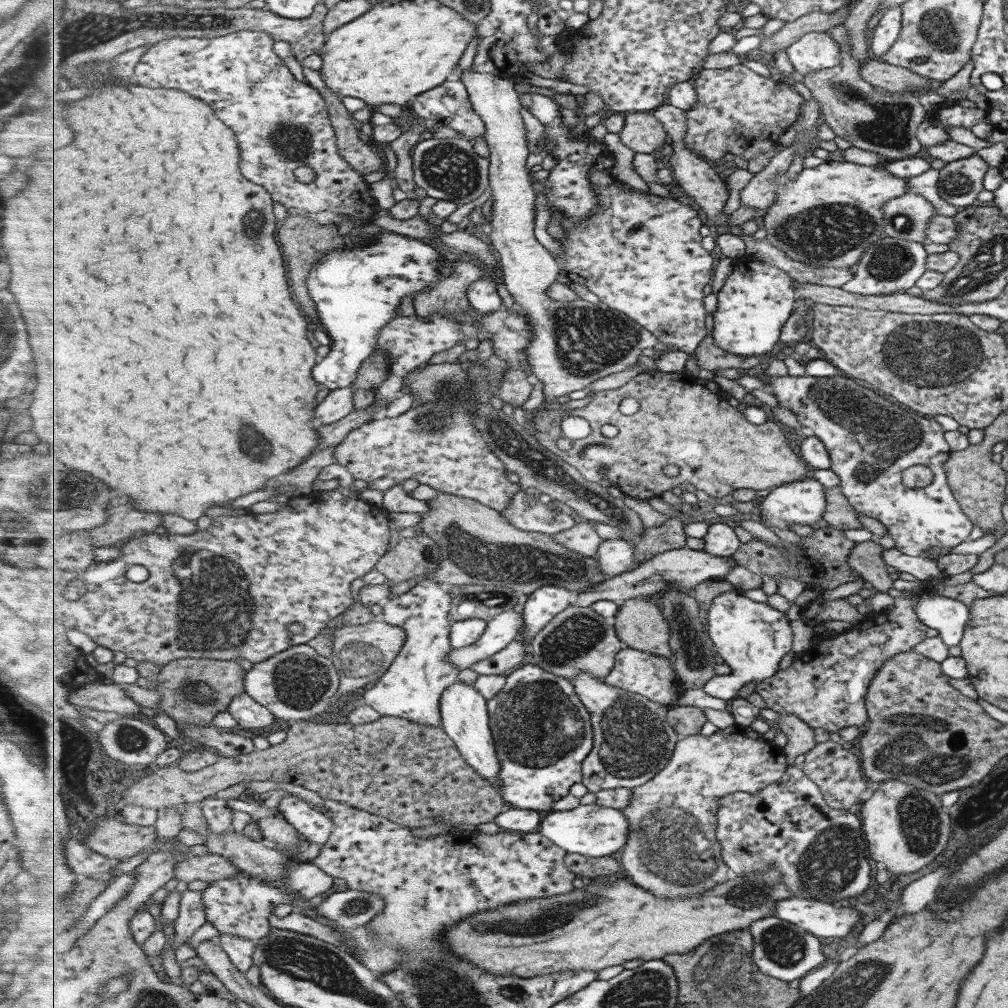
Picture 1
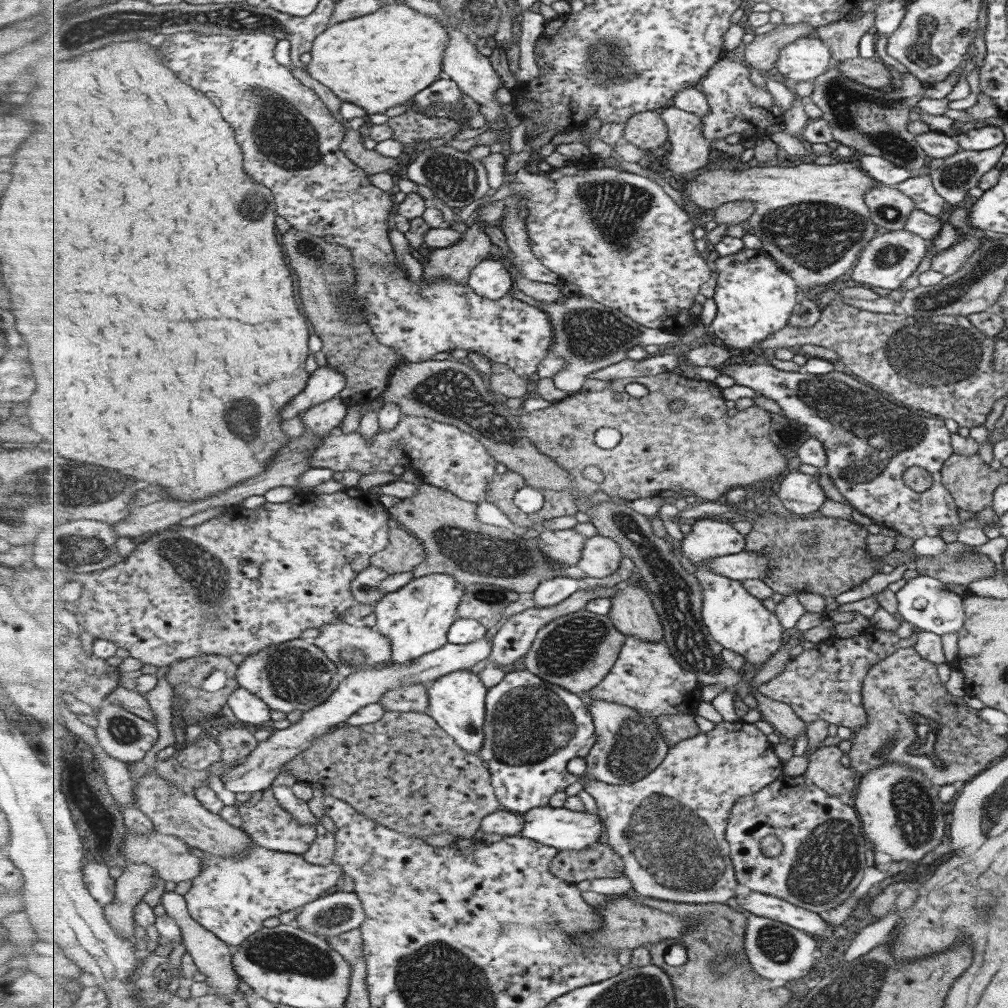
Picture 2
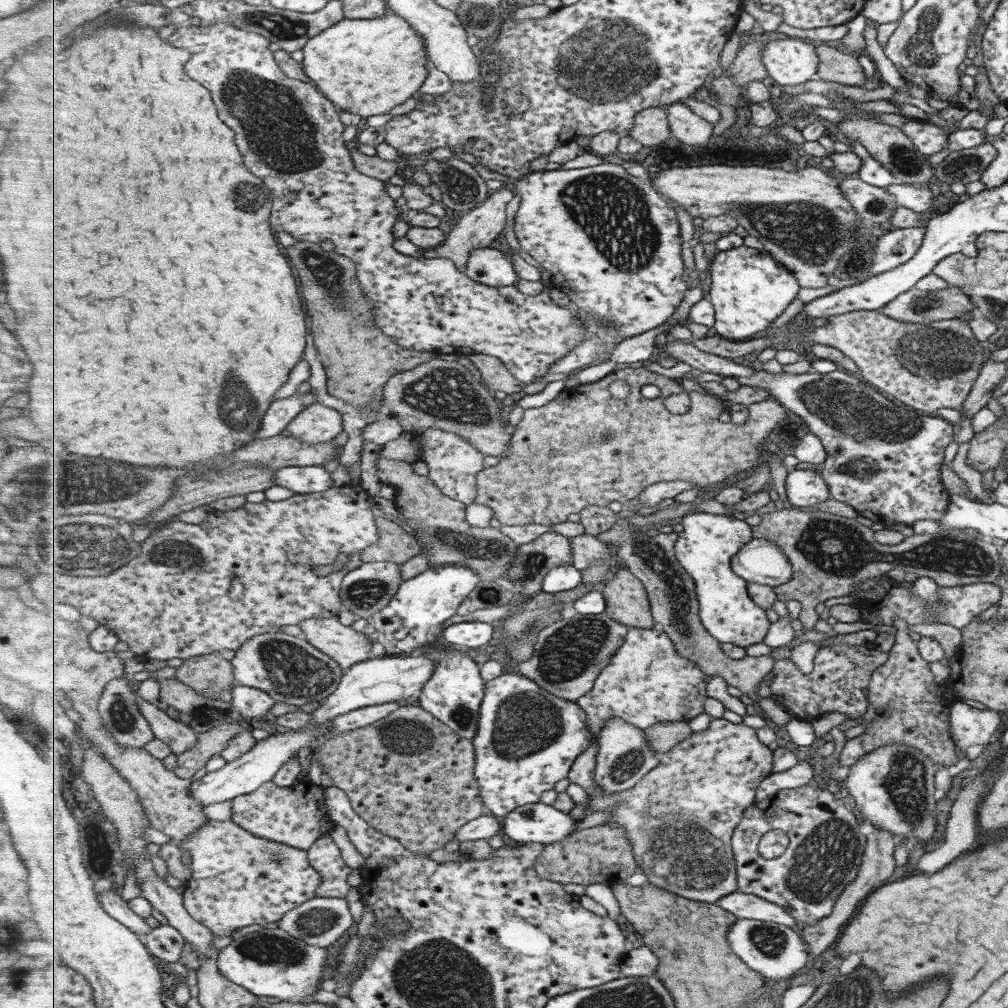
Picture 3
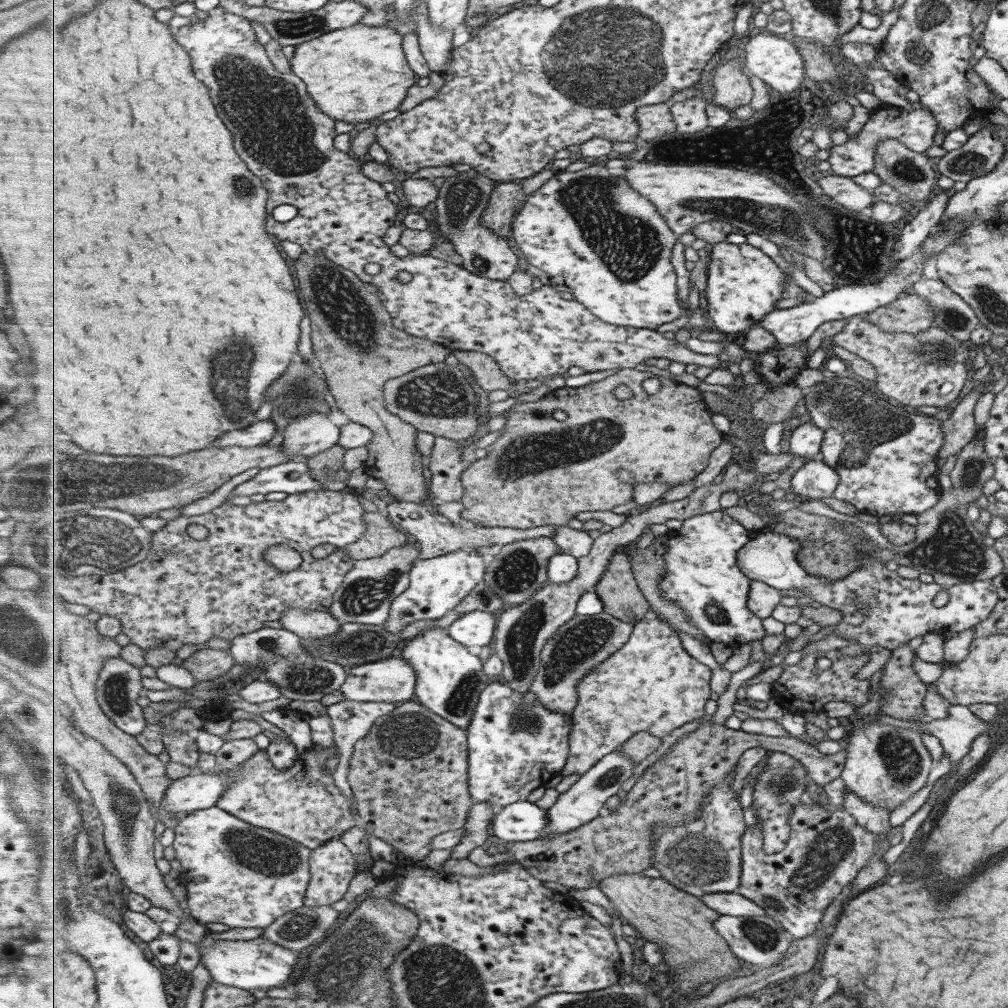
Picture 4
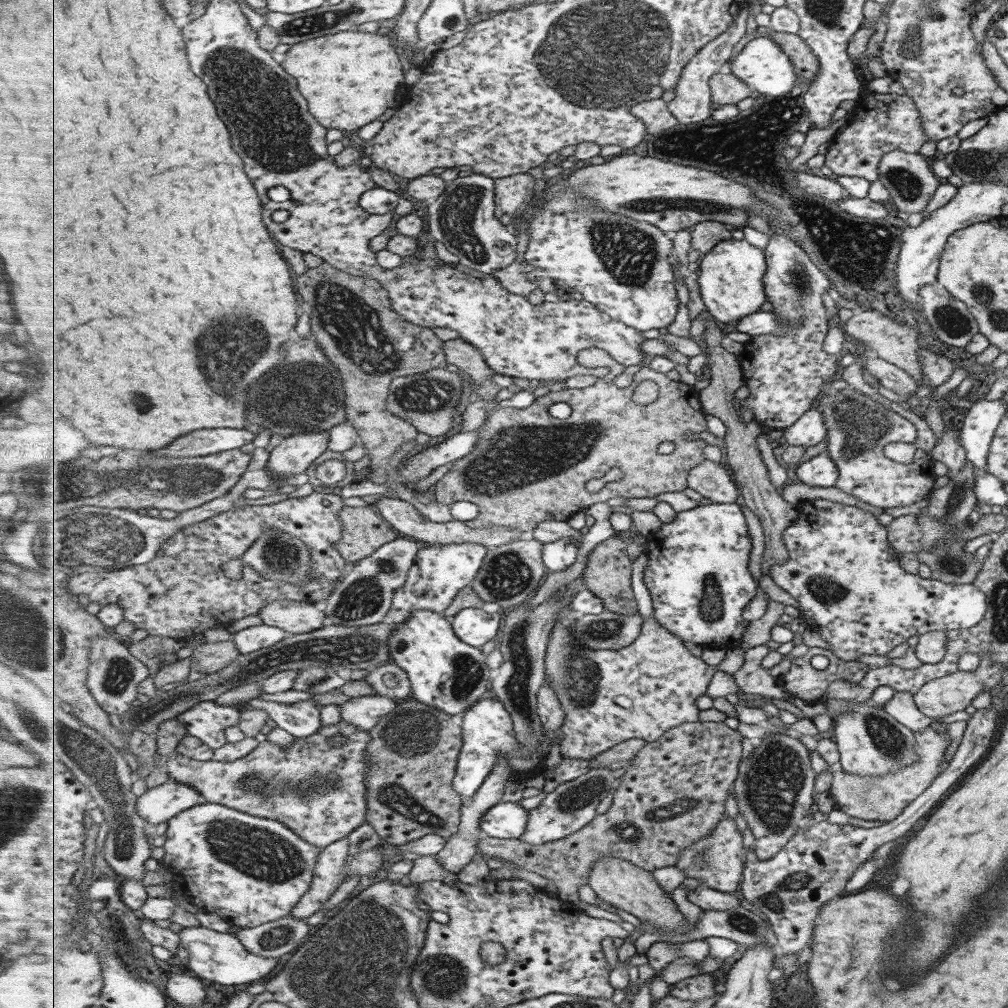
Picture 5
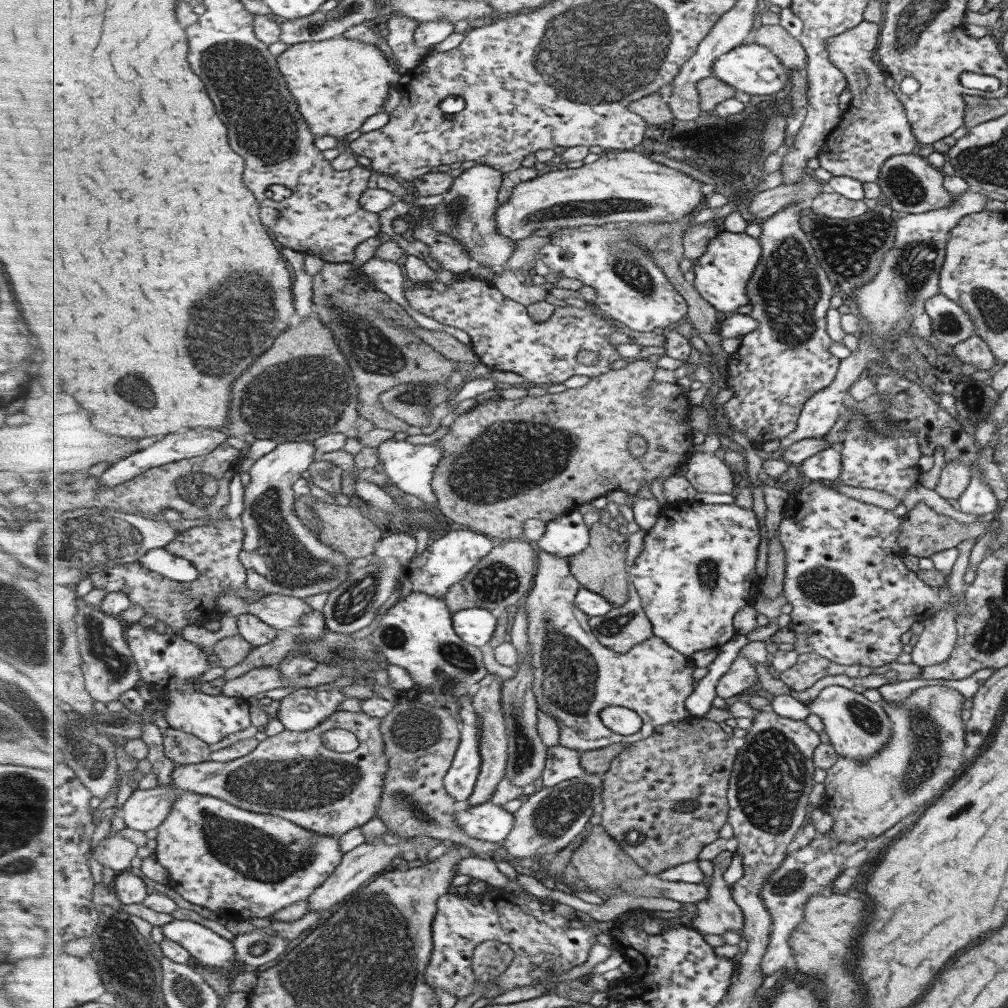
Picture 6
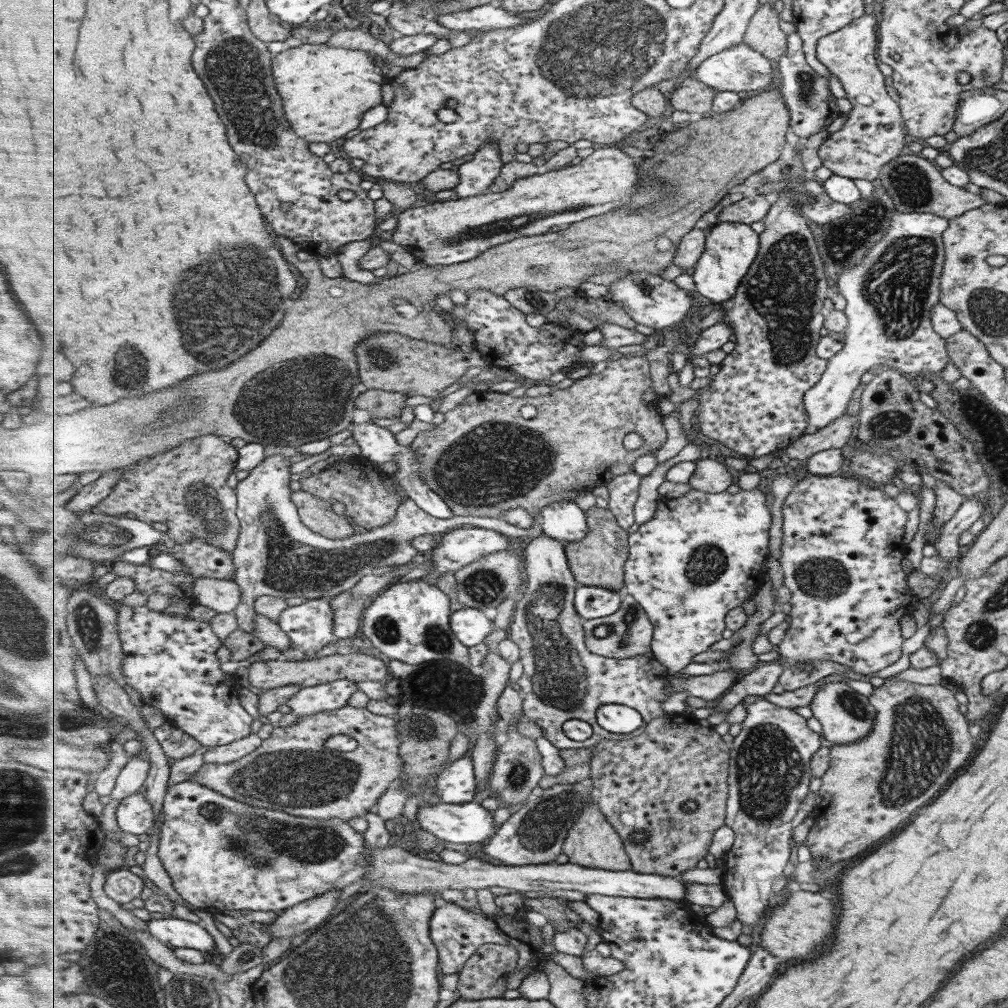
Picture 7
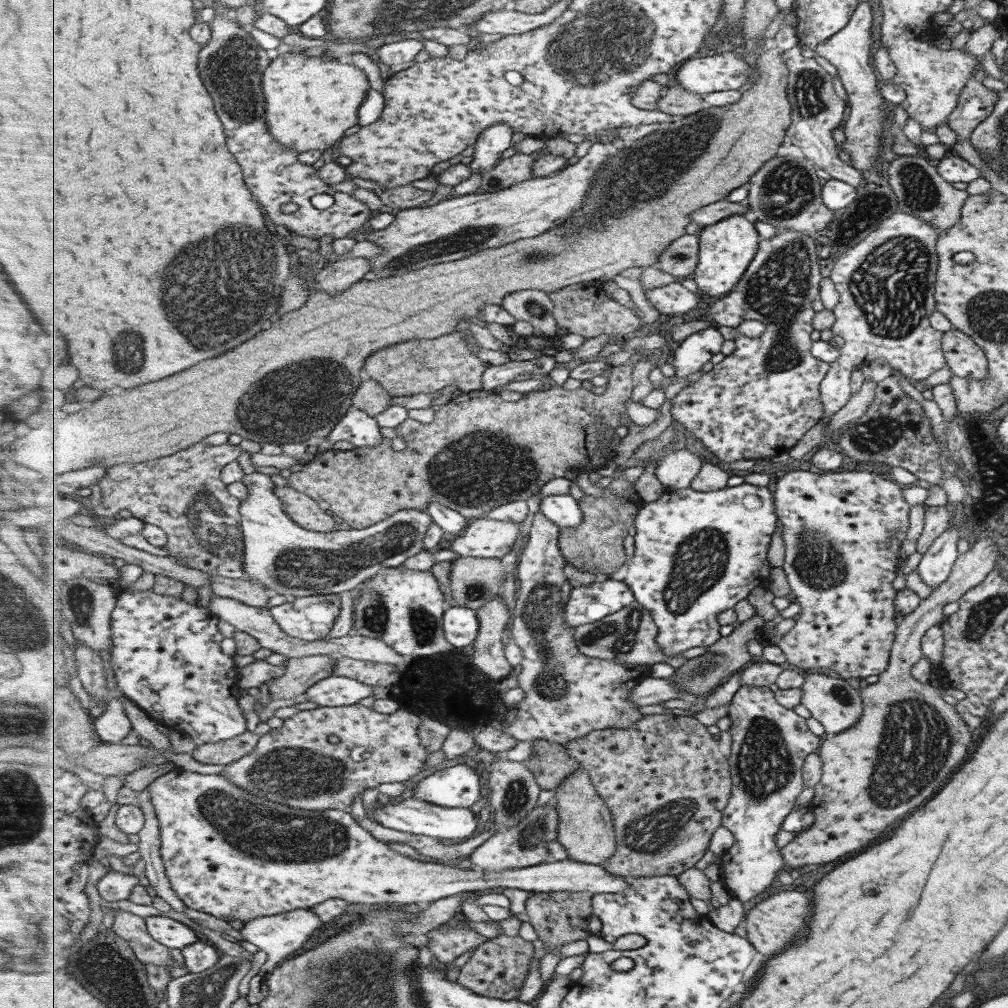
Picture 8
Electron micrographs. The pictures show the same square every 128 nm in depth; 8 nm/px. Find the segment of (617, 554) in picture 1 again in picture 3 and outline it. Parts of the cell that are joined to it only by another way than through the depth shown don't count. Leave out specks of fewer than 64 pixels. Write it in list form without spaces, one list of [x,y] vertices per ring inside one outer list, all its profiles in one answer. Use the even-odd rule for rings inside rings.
[[[584,534],[578,537],[570,537],[573,547],[573,565],[581,572],[590,569],[594,562],[604,562],[608,565],[613,562],[611,548],[597,536]]]

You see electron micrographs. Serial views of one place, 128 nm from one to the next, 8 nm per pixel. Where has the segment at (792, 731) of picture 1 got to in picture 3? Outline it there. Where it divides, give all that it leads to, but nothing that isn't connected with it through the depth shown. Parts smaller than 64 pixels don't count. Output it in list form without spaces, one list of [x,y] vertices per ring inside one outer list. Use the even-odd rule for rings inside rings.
[[[625,517],[616,521],[609,530],[597,536],[605,543],[613,544],[617,556],[621,558],[637,578],[642,579],[650,595],[654,619],[662,625],[662,629],[674,640],[676,649],[683,657],[695,661],[709,678],[719,675],[731,686],[741,690],[743,694],[751,697],[761,706],[761,713],[769,716],[778,726],[786,726],[789,719],[795,718],[792,712],[773,698],[766,698],[758,694],[760,682],[774,670],[775,659],[770,655],[742,659],[729,658],[721,650],[721,641],[717,640],[702,623],[700,606],[697,598],[695,579],[679,563],[676,554],[676,542],[680,533],[659,533],[649,536],[646,528],[639,528],[630,524],[630,519]]]

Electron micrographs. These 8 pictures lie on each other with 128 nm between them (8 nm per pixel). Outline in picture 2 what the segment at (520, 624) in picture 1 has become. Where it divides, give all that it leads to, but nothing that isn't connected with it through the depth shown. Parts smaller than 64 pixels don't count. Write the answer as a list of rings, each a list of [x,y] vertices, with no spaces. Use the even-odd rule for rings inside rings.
[[[494,636],[489,639],[483,637],[477,642],[466,645],[456,645],[449,642],[442,649],[418,658],[414,664],[400,665],[392,662],[375,668],[357,669],[344,679],[339,688],[323,704],[303,713],[300,721],[293,723],[286,729],[275,731],[268,739],[261,741],[241,766],[229,770],[223,776],[224,786],[227,786],[227,791],[231,790],[234,794],[253,794],[267,790],[275,782],[275,778],[279,776],[279,771],[283,769],[283,765],[293,761],[295,756],[301,752],[307,751],[313,745],[314,740],[317,740],[320,736],[345,724],[346,720],[351,718],[358,710],[361,710],[364,706],[379,703],[393,688],[424,684],[424,682],[430,684],[442,676],[450,675],[458,670],[470,669],[477,662],[481,662],[481,660],[490,656],[494,647]]]

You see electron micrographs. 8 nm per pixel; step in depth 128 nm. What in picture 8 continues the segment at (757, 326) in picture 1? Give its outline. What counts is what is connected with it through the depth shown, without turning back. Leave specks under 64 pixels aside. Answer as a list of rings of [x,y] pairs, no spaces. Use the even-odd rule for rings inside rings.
[[[738,214],[704,227],[699,235],[700,253],[693,280],[701,293],[719,298],[726,297],[734,292],[735,286],[750,269],[761,245],[759,232],[749,217]]]

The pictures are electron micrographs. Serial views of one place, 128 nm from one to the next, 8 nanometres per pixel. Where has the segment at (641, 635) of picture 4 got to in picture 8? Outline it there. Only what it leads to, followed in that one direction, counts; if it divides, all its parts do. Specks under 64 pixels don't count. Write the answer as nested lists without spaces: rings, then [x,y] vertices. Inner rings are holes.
[[[537,511],[532,518],[530,539],[519,554],[514,567],[520,587],[514,604],[511,641],[517,643],[524,652],[520,665],[524,669],[517,677],[526,697],[517,706],[517,718],[508,726],[508,733],[519,741],[547,739],[566,747],[569,741],[586,737],[589,733],[608,728],[629,728],[641,721],[645,715],[641,715],[637,710],[638,704],[630,701],[630,694],[643,679],[650,677],[651,673],[645,671],[642,665],[591,658],[579,650],[575,628],[566,624],[566,604],[570,601],[574,587],[571,585],[571,579],[566,577],[567,560],[560,546],[560,531],[561,528],[543,514],[543,511]]]

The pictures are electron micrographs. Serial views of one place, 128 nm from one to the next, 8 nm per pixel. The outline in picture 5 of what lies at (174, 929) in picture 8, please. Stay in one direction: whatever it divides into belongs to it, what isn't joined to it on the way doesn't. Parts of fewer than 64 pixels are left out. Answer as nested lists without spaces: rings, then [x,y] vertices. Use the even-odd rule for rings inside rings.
[[[199,925],[181,929],[180,937],[189,954],[188,966],[190,972],[195,972],[205,981],[227,986],[247,985],[251,982],[257,982],[257,980],[266,980],[275,972],[275,968],[279,969],[277,960],[281,961],[281,958],[267,958],[266,956],[253,954],[246,949],[239,937],[228,932],[216,932]]]

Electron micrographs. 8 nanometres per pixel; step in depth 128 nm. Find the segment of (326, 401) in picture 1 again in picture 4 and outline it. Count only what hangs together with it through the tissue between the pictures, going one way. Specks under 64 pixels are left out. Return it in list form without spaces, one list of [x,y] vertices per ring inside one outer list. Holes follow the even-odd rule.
[[[319,412],[303,415],[284,424],[282,431],[283,452],[312,457],[337,445],[342,428],[333,424],[323,412]]]

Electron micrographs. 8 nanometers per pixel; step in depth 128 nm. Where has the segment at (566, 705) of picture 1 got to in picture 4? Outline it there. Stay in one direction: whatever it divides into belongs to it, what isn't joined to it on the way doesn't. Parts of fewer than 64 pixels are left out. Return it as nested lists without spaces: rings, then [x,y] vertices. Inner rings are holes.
[[[494,682],[482,692],[480,701],[478,702],[478,708],[475,711],[473,721],[470,722],[468,731],[469,744],[470,744],[470,790],[475,802],[490,802],[493,808],[498,812],[507,808],[507,805],[514,802],[526,801],[527,796],[537,790],[537,788],[543,786],[546,787],[549,781],[561,774],[563,769],[566,768],[567,762],[569,762],[571,754],[570,734],[573,732],[574,721],[571,714],[563,714],[557,710],[551,710],[549,706],[545,706],[536,694],[533,692],[522,692],[519,690],[513,690],[509,683]]]

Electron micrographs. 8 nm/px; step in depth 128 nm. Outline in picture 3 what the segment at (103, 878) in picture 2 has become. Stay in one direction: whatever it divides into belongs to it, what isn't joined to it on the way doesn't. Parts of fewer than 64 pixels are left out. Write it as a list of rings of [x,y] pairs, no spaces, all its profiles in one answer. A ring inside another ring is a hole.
[[[107,890],[100,895],[100,901],[103,908],[115,920],[122,922],[127,928],[130,928],[135,934],[143,937],[152,931],[152,926],[146,921],[146,918],[139,916],[130,906],[125,902],[117,890]]]

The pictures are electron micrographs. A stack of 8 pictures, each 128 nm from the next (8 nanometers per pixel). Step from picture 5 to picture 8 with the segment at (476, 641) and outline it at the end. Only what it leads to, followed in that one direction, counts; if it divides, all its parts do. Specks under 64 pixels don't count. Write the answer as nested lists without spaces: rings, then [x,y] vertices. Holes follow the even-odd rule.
[[[467,607],[446,608],[443,628],[447,640],[455,648],[465,648],[469,644],[474,644],[480,629],[476,609]]]

